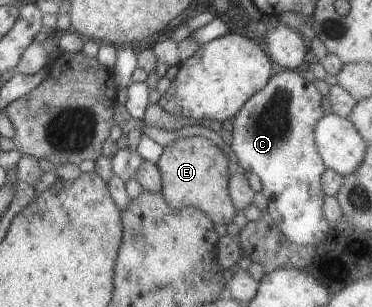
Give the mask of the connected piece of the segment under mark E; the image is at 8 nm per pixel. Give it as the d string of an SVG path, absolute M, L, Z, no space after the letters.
M203 136L178 138L164 147L157 163L162 175L163 197L175 209L193 206L204 211L215 225L233 222L237 211L232 202L228 181L230 159L220 147L220 142Z

